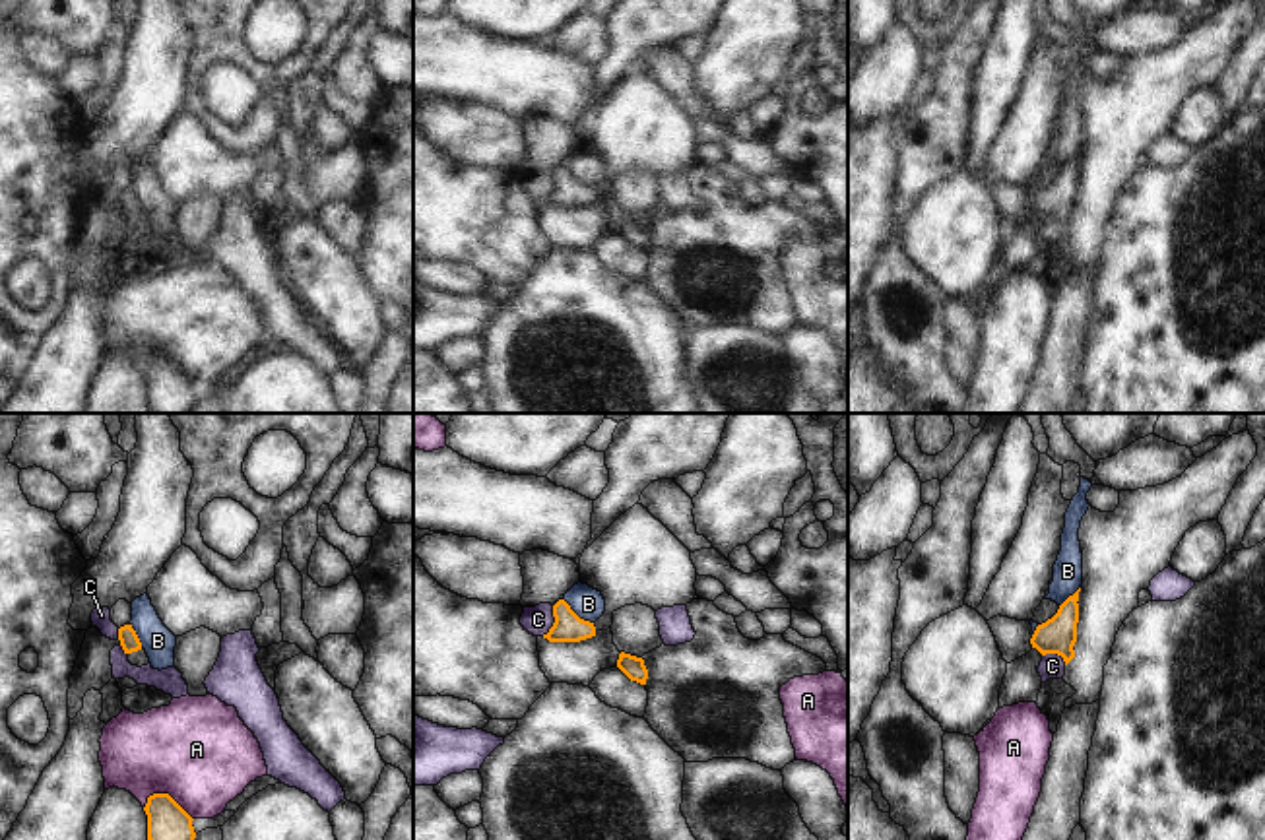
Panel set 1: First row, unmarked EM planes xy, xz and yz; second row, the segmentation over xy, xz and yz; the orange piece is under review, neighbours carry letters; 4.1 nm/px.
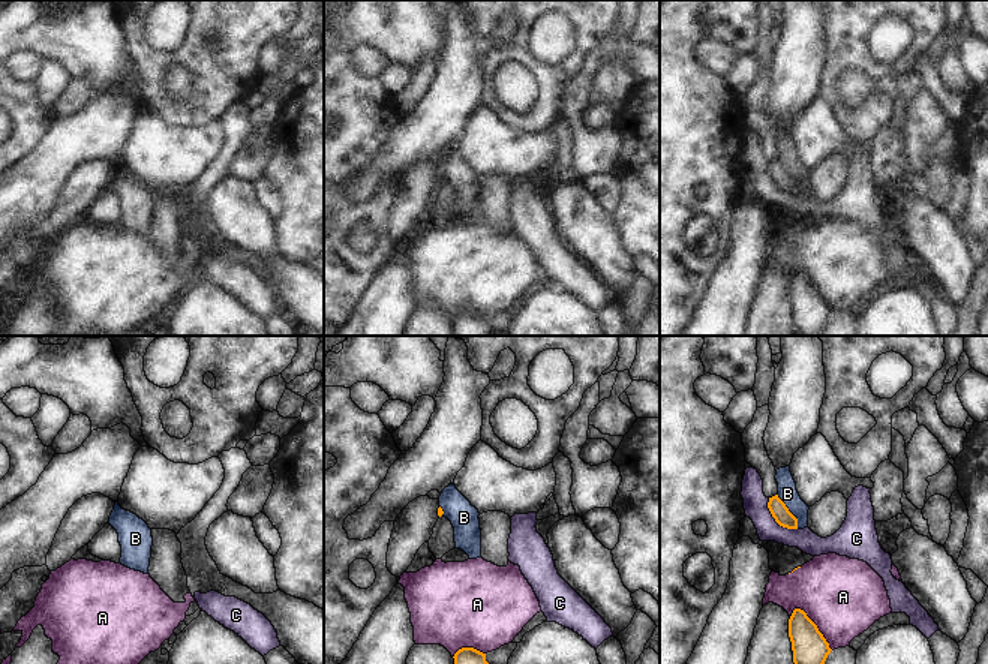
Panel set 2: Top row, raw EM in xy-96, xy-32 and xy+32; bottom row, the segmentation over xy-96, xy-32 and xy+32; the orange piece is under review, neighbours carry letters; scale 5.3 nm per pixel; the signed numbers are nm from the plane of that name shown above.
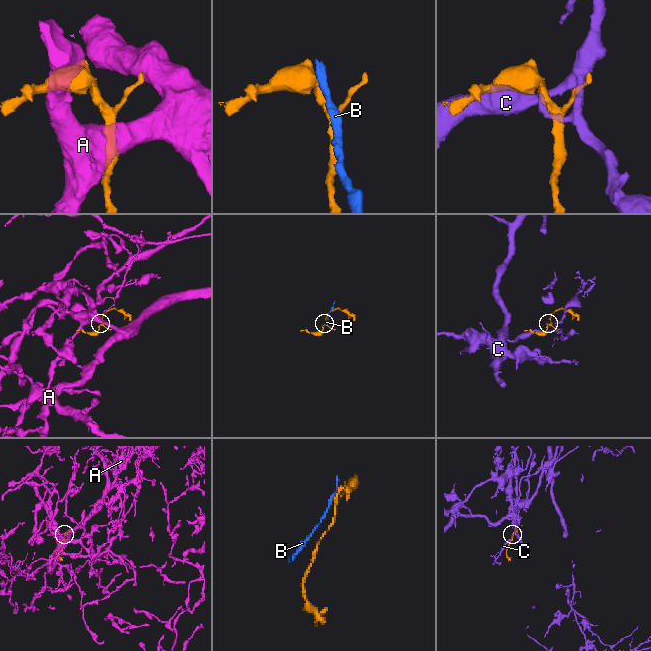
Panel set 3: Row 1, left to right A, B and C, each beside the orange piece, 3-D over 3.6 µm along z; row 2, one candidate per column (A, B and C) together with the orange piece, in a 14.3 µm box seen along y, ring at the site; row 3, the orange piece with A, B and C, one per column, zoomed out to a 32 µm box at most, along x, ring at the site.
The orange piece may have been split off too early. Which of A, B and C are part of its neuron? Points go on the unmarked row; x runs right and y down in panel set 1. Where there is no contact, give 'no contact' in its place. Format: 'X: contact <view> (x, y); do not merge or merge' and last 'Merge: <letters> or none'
A: contact xy (169, 361); do not merge
B: contact xz (575, 179); do not merge
C: contact xz (555, 187); do not merge
Merge: none

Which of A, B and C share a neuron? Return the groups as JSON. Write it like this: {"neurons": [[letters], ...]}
{"neurons": [["A"], ["B"], ["C"]]}

